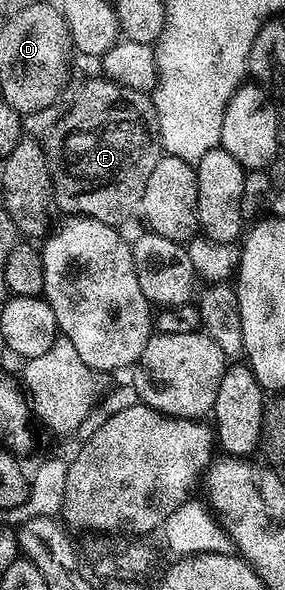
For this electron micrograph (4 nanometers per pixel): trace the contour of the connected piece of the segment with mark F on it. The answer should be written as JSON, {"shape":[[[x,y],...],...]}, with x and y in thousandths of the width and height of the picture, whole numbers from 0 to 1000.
{"shape":[[[344,132],[347,136],[319,136],[302,144],[281,147],[270,166],[249,175],[246,186],[228,192],[207,210],[179,224],[175,231],[158,237],[158,256],[165,259],[165,280],[179,290],[179,310],[186,314],[186,346],[196,354],[207,353],[249,369],[302,369],[337,373],[340,376],[368,376],[393,383],[432,383],[432,378],[456,369],[460,364],[491,358],[488,344],[509,329],[509,314],[523,308],[523,295],[537,295],[537,286],[551,283],[551,275],[575,264],[572,236],[558,225],[558,202],[551,200],[551,186],[544,185],[540,168],[512,156],[484,156],[481,153],[453,153],[428,149],[421,142],[400,142],[393,136],[372,132]]]}

